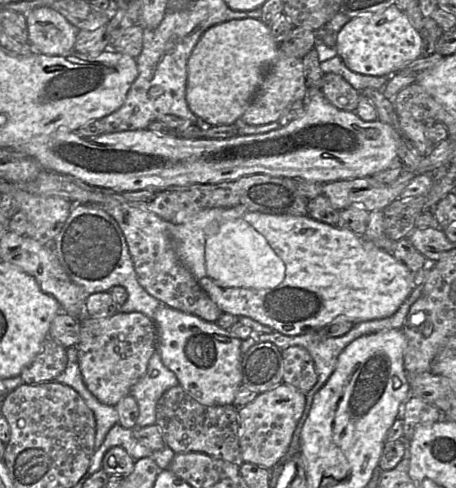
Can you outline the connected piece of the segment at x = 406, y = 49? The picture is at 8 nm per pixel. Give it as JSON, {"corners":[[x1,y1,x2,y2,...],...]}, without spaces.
{"corners":[[396,7,351,18,336,34,337,55,352,71,371,76,394,75,403,65,423,55,423,41,406,14]]}

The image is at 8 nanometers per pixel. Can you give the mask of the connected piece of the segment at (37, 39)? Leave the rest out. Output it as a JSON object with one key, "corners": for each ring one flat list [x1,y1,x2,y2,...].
{"corners":[[41,6,26,14,28,41,45,55,65,55,74,49,79,29,56,10]]}

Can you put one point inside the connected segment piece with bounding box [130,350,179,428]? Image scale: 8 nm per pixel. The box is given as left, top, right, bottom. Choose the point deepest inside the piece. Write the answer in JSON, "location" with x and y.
{"location":[149,389]}

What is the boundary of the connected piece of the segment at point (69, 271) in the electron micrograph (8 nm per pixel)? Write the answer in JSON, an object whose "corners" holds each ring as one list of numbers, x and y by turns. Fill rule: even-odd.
{"corners":[[73,203,63,228,55,237,57,259,72,282,90,295,108,292,115,286,122,286,128,293,126,302,119,306,119,312,141,312,153,319,162,305,139,283,125,236,113,217,100,207]]}

